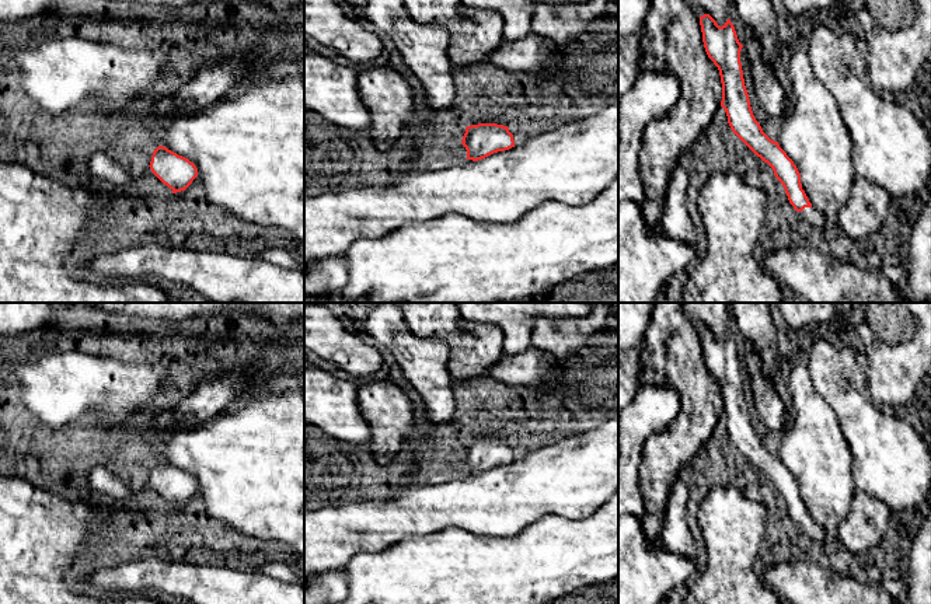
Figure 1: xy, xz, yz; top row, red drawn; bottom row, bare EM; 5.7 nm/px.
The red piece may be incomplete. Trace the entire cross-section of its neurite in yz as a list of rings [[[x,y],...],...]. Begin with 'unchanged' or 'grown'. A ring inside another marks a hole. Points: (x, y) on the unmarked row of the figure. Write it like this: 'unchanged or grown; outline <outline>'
grown; outline [[[704,328],[700,331],[702,356],[708,371],[719,384],[722,397],[721,420],[725,423],[732,446],[764,476],[767,476],[775,492],[782,497],[789,517],[803,535],[830,542],[829,537],[809,516],[801,497],[801,488],[794,475],[771,454],[756,434],[749,408],[745,399],[740,377],[740,364],[736,345],[730,334],[719,341],[716,335]]]

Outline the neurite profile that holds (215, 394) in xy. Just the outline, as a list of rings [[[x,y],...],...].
[[[240,373],[215,374],[206,377],[203,381],[195,384],[188,397],[184,397],[177,411],[170,415],[168,412],[156,411],[151,413],[149,429],[168,430],[192,426],[195,423],[212,419],[223,411],[240,404],[243,399],[252,394],[245,377]]]

